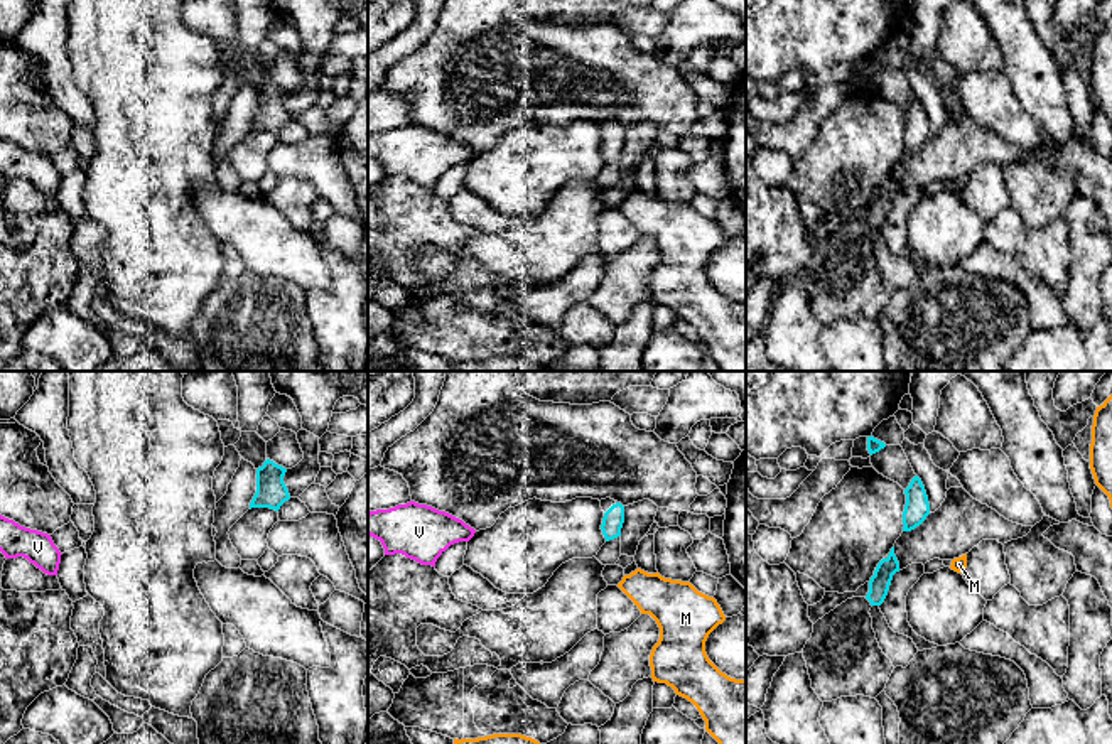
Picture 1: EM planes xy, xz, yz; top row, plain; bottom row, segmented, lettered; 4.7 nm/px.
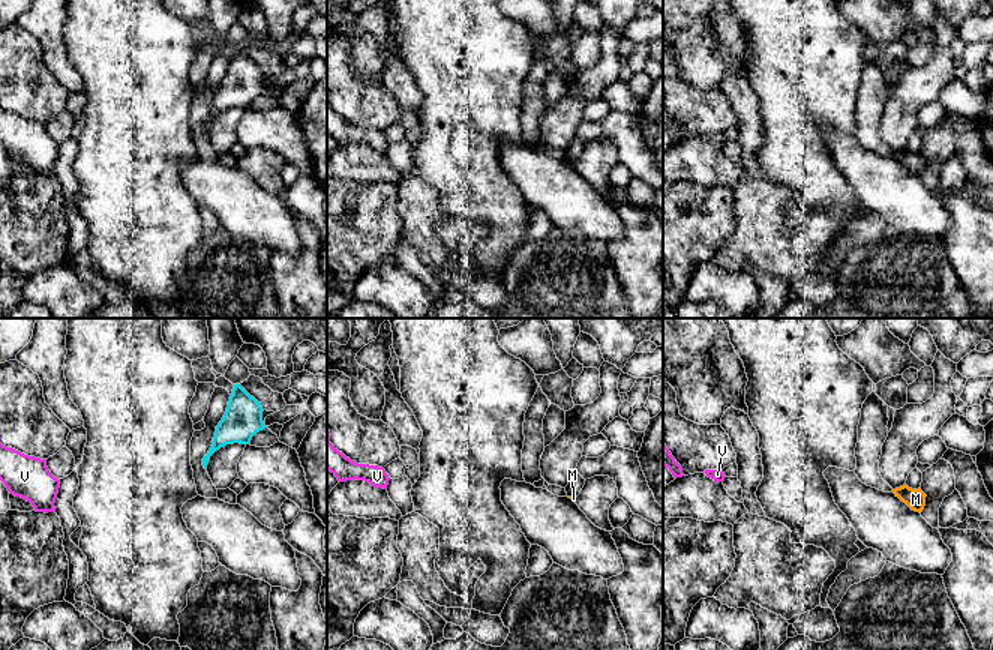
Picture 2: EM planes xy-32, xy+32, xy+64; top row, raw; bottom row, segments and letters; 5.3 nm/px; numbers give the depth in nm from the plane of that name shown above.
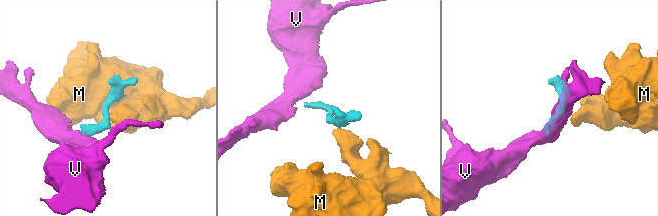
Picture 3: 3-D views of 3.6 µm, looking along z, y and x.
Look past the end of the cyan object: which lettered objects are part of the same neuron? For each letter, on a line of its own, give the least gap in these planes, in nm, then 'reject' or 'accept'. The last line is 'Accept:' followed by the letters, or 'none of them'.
M: 180 nm apart; reject
V: 600 nm apart; accept
Accept: V

